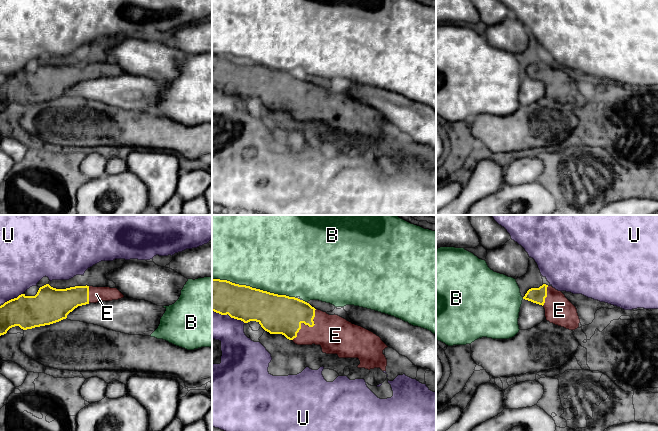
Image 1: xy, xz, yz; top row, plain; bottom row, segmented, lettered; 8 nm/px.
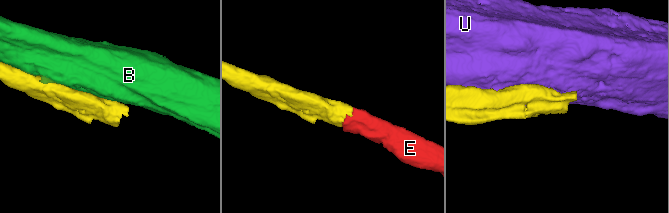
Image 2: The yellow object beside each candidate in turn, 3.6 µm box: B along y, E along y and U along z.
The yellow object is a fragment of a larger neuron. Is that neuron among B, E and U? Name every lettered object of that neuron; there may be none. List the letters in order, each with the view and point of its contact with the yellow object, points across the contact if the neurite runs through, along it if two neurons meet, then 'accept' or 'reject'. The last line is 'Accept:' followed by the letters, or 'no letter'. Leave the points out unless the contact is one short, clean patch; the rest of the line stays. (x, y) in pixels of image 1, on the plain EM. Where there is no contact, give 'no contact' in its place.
B: xz (266, 67) | reject
E: xz (307, 100) | across xz (278, 90), (290, 92), (307, 100), (327, 106), (335, 111) | accept
U: xz (228, 90) | reject
Accept: E

